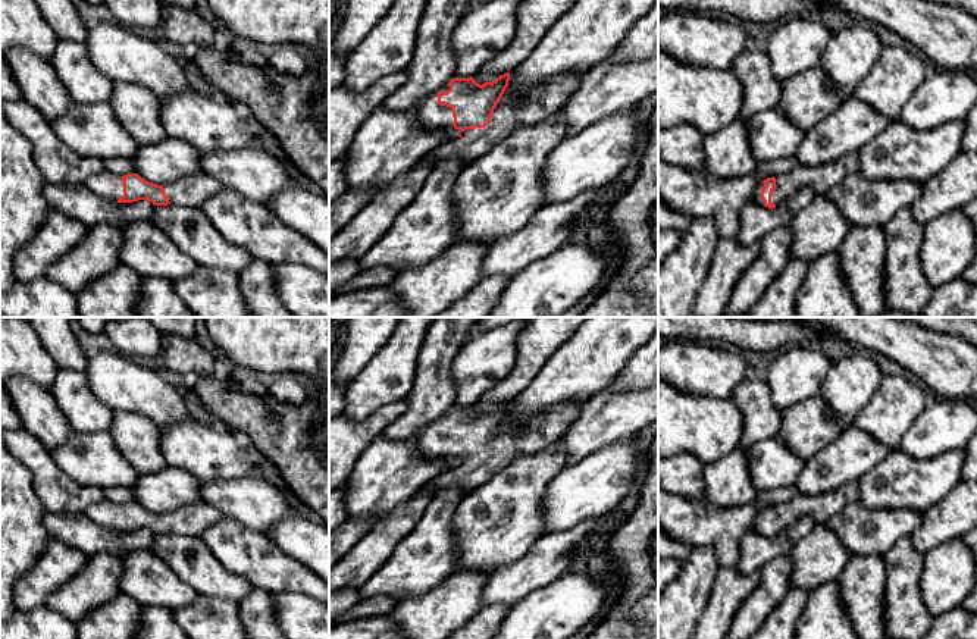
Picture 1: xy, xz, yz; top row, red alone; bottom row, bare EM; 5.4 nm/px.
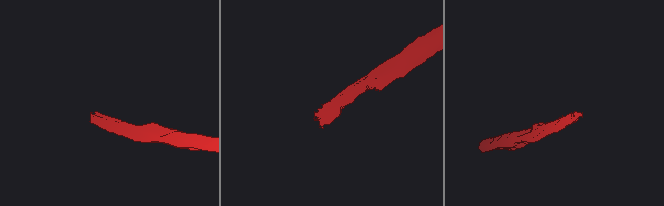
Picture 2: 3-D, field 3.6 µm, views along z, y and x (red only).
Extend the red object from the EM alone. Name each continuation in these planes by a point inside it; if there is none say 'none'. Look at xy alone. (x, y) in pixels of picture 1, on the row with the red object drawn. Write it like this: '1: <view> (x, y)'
1: xy (100, 184)

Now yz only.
1: yz (823, 178)

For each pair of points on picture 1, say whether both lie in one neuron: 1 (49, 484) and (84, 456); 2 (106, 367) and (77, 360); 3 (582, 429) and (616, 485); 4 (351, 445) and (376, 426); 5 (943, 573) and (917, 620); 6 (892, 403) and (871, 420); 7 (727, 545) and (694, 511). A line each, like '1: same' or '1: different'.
1: different
2: different
3: different
4: same
5: different
6: same
7: same

